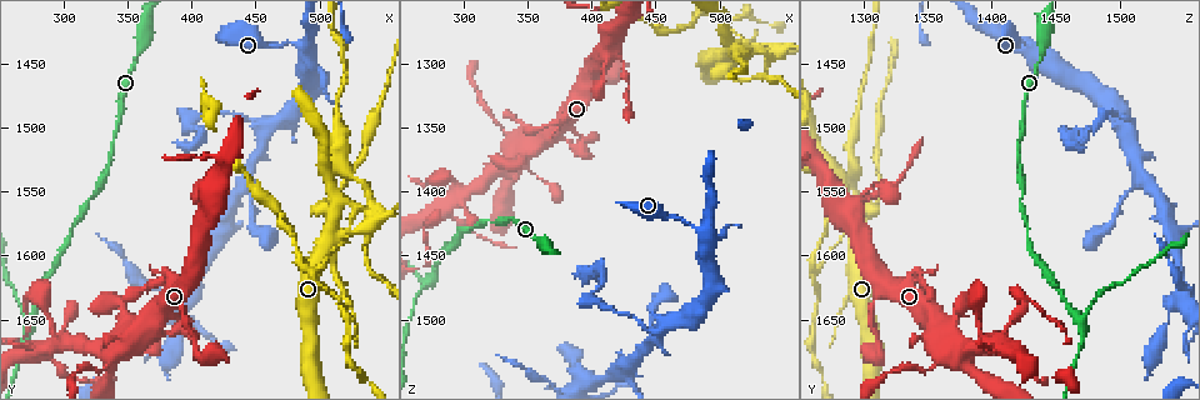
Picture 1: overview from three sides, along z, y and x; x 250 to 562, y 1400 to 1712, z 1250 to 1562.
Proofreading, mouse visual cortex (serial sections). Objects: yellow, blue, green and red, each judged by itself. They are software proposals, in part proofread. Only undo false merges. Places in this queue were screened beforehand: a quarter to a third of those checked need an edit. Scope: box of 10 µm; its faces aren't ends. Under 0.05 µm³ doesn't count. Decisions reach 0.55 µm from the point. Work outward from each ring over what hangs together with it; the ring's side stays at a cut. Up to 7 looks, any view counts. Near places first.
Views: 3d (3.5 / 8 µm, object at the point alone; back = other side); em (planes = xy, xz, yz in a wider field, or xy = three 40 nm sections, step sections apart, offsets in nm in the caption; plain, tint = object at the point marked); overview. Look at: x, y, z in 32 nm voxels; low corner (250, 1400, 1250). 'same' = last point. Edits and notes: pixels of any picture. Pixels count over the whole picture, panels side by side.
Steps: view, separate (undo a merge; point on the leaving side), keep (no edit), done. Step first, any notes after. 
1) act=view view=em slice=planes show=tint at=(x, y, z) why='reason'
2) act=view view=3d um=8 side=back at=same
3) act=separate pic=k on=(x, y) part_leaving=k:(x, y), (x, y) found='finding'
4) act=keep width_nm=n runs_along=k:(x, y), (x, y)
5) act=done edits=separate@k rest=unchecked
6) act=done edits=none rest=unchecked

act=view view=3d um=3.5 at=(486, 1436, 1432) why='a narrow waist'

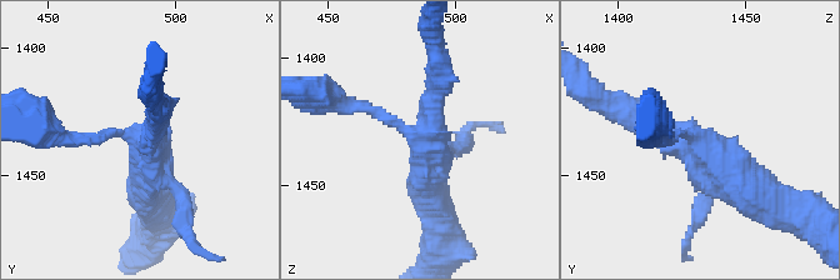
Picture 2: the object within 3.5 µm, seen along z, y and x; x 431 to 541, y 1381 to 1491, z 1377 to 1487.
act=keep arms=4 arm_widths_nm=150,200,300,450 runs_along=2:(348, 104), (428, 145), (431, 200) found='one cell here'

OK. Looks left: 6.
act=view view=3d um=3.5 at=(454, 1502, 1506) why='small branch off a trunk'

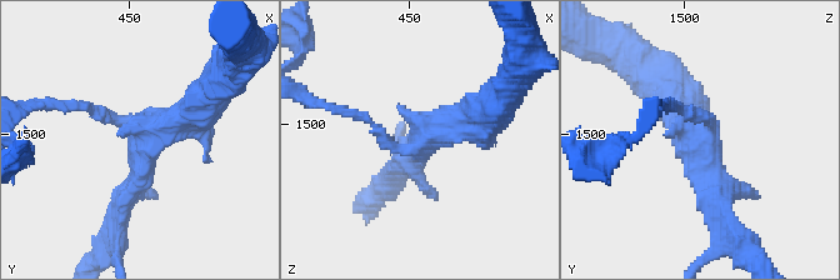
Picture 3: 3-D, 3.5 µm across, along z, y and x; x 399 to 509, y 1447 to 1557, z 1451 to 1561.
act=view view=em slice=xy step=1 show=tint at=(456, 1504, 1506) arms=3 arm_widths_nm=150,300,450

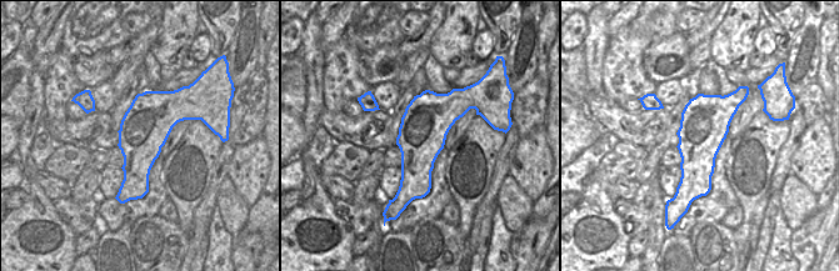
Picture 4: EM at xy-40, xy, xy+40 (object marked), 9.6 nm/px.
act=keep runs_along=3:(206, 95), (145, 141), (119, 214) found='all the same cell'

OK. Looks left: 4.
act=view view=3d um=3.5 at=(272, 1650, 1470) why='abrupt turn'

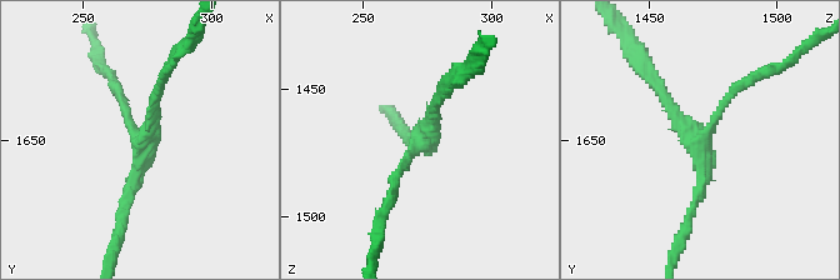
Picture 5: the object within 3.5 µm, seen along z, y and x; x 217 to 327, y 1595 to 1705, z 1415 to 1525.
act=view view=em slice=xy step=3 show=tint at=(273, 1649, 1471) why='shape alone is not enough'

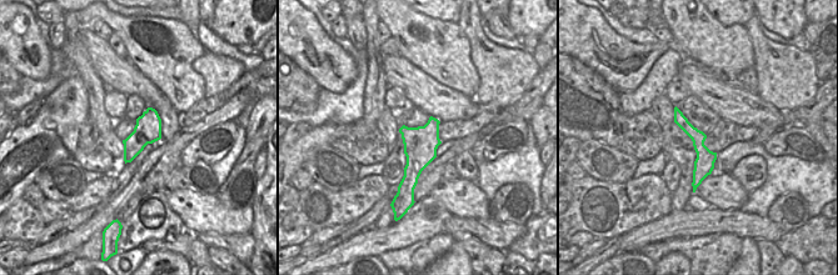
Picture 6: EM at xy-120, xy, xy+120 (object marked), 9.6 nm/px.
act=keep arms=3 runs_along=5:(441, 90), (430, 135), (391, 189) found='continuous, no second cell'

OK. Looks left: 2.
act=done edits=none rest=unchecked

